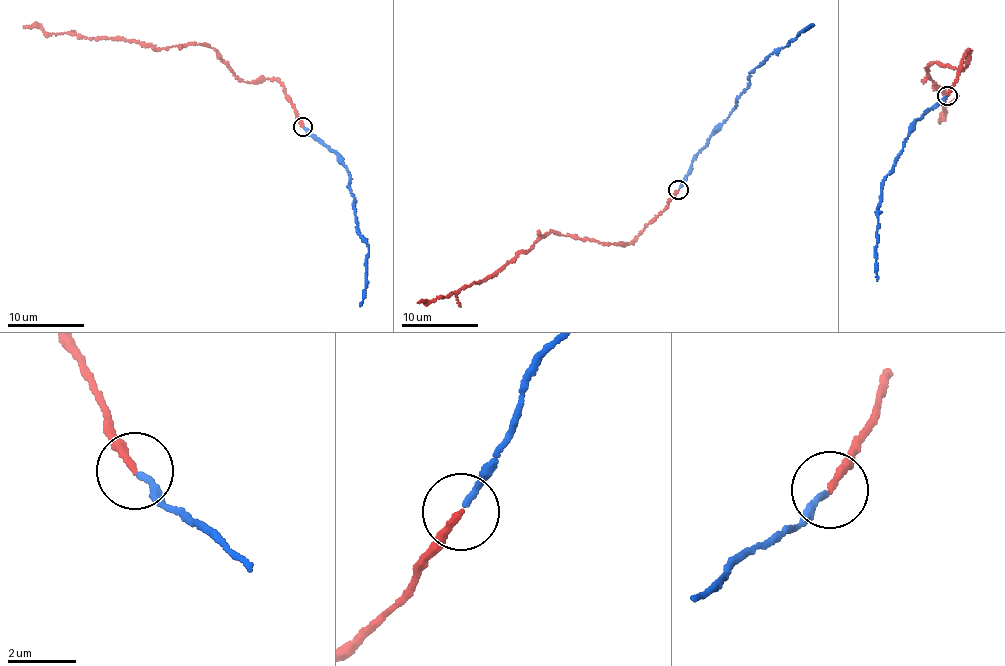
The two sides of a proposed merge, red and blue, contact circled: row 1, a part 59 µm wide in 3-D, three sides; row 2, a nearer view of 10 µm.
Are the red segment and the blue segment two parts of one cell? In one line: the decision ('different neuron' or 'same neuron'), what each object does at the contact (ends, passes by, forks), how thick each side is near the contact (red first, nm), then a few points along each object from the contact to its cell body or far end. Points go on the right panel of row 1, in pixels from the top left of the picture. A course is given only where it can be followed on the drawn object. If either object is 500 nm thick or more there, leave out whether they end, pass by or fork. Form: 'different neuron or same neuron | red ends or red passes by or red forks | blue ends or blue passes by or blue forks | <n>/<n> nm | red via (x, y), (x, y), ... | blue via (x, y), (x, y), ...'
same neuron | red ends | blue ends | 190/160 nm | red via (948, 96), (969, 51), (962, 71), (935, 62), (926, 68), (945, 98), (939, 124) | blue via (946, 95), (915, 122), (897, 156), (893, 171), (882, 181), (878, 218), (877, 280)

